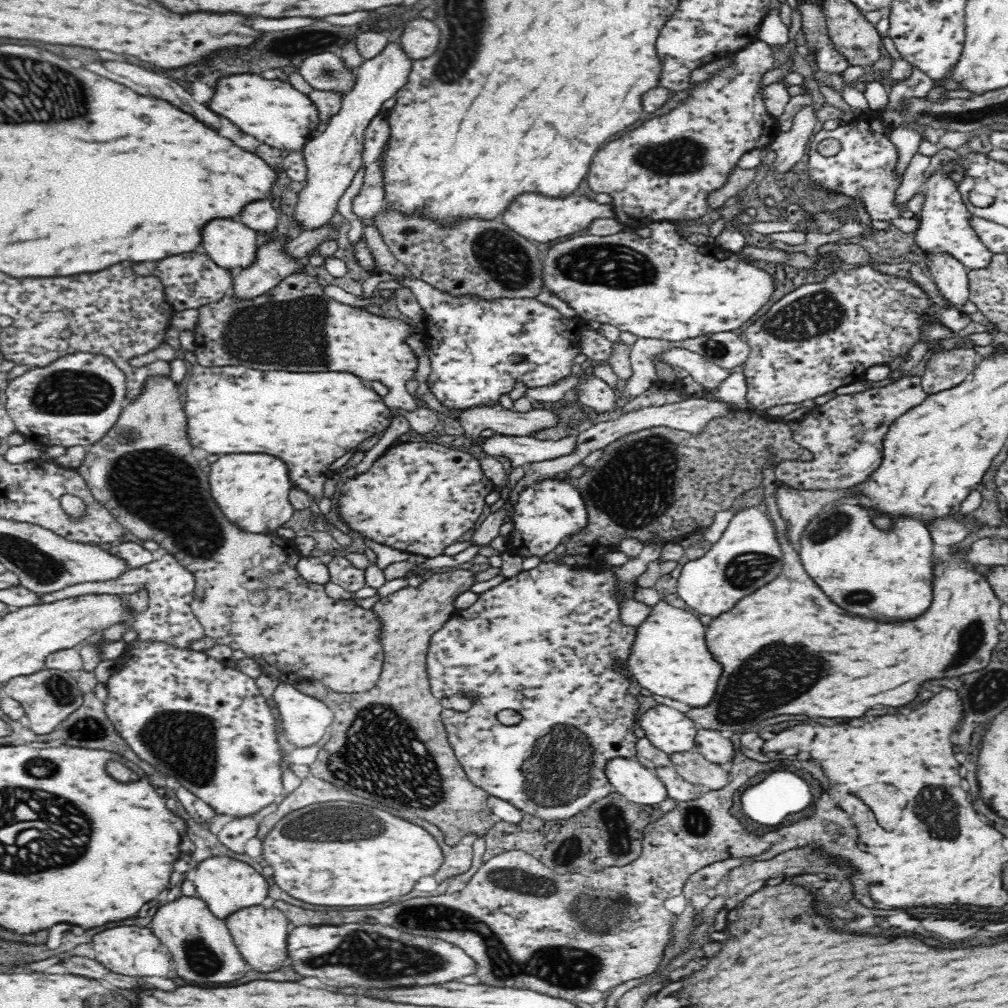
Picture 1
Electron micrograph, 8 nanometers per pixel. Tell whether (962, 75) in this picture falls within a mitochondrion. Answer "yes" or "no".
no

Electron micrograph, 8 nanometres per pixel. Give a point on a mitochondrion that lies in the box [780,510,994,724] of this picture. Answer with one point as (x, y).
(971, 640)

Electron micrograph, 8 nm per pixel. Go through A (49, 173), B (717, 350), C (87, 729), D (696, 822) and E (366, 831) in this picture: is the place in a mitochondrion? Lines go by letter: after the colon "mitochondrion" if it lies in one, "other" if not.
A: other
B: mitochondrion
C: mitochondrion
D: mitochondrion
E: mitochondrion

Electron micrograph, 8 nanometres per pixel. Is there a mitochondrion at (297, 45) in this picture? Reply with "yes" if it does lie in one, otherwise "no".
yes

